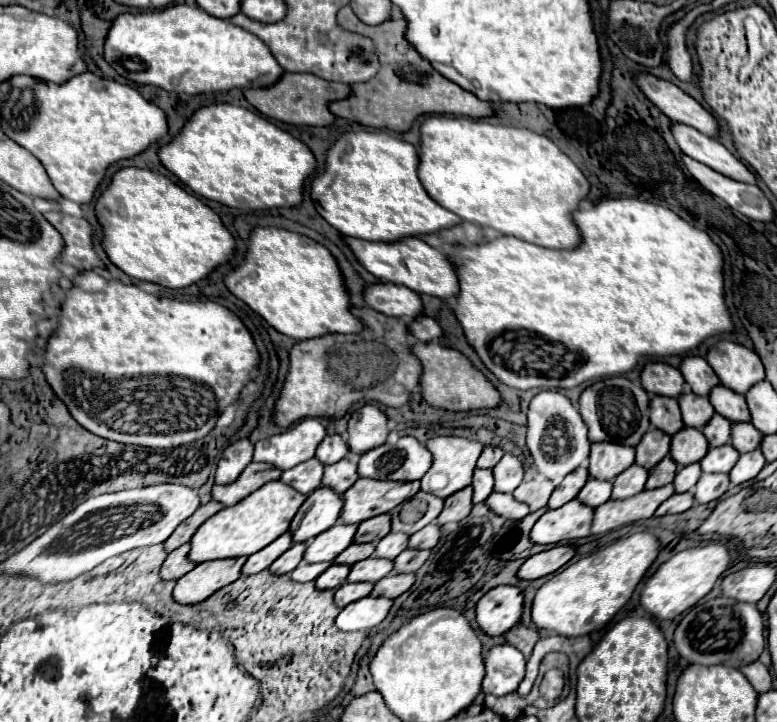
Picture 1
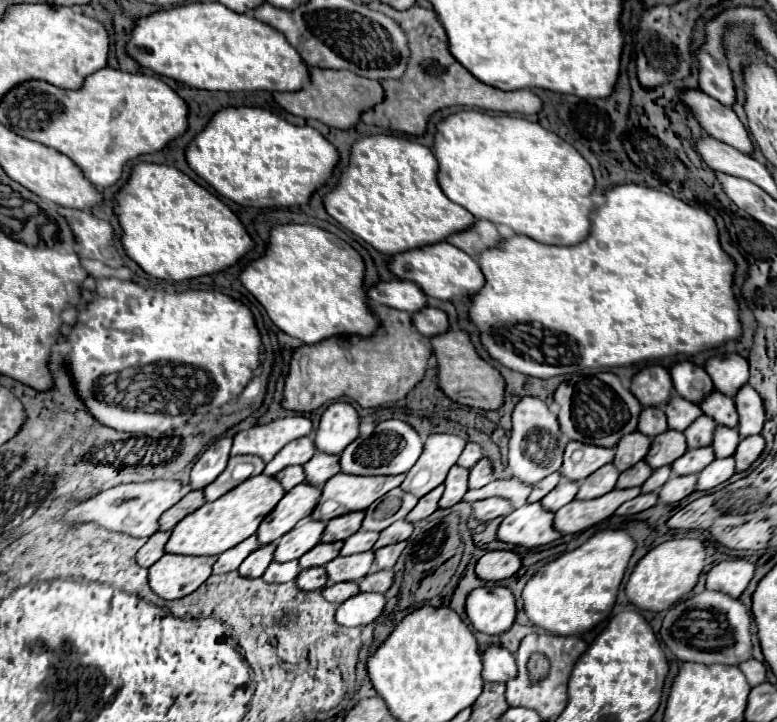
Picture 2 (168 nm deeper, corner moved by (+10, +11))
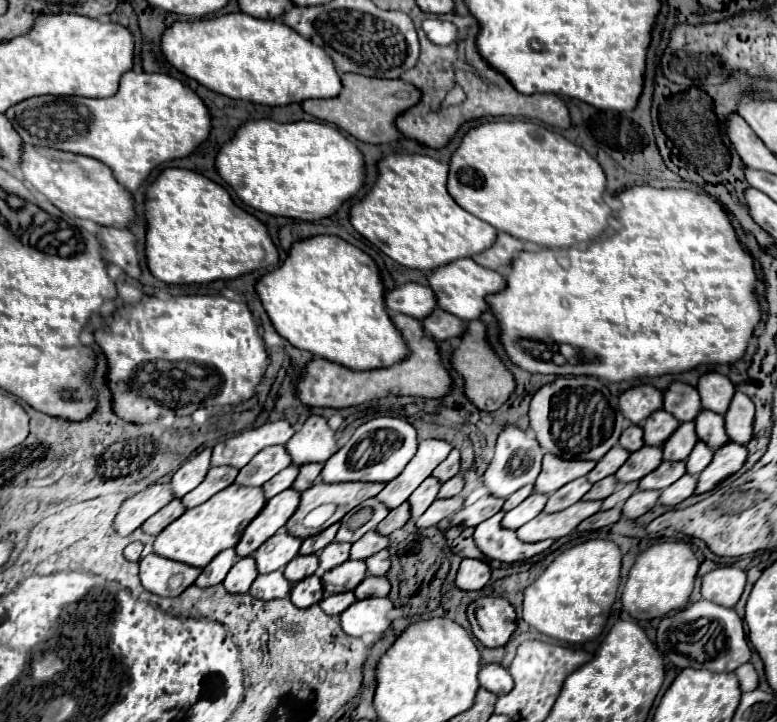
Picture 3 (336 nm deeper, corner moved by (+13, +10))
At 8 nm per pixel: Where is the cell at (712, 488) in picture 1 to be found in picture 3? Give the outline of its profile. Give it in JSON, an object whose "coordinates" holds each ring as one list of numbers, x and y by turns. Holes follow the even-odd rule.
{"coordinates":[[637,491,633,493,621,507,621,517,625,519,637,519,643,513,651,511,657,503,655,503,655,495,659,491]]}

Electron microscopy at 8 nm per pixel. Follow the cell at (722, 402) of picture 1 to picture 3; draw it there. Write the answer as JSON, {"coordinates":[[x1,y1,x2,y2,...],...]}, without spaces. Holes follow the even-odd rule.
{"coordinates":[[701,411,695,417,695,435,711,449,717,449,729,441,727,433,723,431,723,417,715,415,713,411]]}

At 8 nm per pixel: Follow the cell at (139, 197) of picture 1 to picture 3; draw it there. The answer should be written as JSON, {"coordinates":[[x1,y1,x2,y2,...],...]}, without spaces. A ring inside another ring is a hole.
{"coordinates":[[179,167,165,169,147,191,147,265,149,271,175,285,237,279,279,263,271,235,255,215,237,207,225,187]]}

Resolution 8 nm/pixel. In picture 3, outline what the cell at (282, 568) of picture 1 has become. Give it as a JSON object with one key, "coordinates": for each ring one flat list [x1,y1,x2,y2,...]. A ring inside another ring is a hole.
{"coordinates":[[243,557,227,573,227,577,223,581,223,587,225,587,227,593,241,595,241,593,249,591,251,583,255,581,255,577,257,577,257,571,255,571,253,557]]}

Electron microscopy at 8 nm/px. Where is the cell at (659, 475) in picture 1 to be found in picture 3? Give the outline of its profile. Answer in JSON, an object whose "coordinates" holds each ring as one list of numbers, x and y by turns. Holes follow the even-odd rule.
{"coordinates":[[611,475,611,477,607,477,607,479,601,479,599,483,595,483,593,487,591,487,591,491,587,491,585,495,583,495,583,499,587,499,587,501,601,501,601,499,605,499,607,495,611,495,611,491,617,487,617,483,615,483,615,477]]}

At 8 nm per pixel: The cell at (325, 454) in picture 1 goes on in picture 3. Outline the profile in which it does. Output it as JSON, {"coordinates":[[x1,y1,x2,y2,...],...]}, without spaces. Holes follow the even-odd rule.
{"coordinates":[[283,445,279,447,267,447,259,451,245,467,239,469,239,475,235,477,235,485,249,485,249,487,261,487,267,479,277,475,281,469,289,467,291,459,287,459,287,451,283,451]]}

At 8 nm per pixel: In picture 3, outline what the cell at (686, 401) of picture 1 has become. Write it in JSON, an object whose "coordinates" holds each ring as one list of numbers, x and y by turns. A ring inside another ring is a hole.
{"coordinates":[[659,409,641,423,643,443,649,447,661,447,669,439,669,435,675,431,675,427,679,427,679,423,675,423,675,419,667,415,667,411]]}

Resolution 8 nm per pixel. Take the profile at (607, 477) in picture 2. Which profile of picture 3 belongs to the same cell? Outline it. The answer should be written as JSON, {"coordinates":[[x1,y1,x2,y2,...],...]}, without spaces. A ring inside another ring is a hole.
{"coordinates":[[579,477,567,485,563,485,561,489,553,491,543,507,543,513,557,513,557,511,563,511,565,507,577,503,587,491,591,489,591,483,587,483,585,477]]}

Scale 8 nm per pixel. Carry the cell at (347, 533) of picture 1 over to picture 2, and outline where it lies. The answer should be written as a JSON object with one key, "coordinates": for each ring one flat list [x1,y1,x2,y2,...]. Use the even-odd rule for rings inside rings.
{"coordinates":[[316,520,298,524,296,528,292,528,288,534,284,534,278,540,274,560,278,562,298,560,300,556,304,556,310,548,314,548,320,542,324,528,326,528,326,522,316,522]]}

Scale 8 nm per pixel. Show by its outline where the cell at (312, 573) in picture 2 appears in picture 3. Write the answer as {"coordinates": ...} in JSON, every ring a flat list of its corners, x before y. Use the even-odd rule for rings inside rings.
{"coordinates":[[309,575,307,579,295,583,293,591,291,591,291,601,299,609,307,609,307,607,319,603,323,597,325,597,325,591,323,591,321,579,317,575]]}

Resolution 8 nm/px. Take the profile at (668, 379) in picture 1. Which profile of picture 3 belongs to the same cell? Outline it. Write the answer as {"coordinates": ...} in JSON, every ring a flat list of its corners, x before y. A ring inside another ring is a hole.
{"coordinates":[[653,385,631,387,619,397,619,411,631,425,643,423,643,419,647,419,661,407,663,407,663,393]]}

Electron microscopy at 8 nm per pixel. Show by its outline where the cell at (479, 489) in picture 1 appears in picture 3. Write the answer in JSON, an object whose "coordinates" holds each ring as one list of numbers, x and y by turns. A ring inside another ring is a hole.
{"coordinates":[[425,479,407,499,409,507,411,507,411,519,417,519,433,501,435,501,435,491,439,489,439,481,437,479]]}

